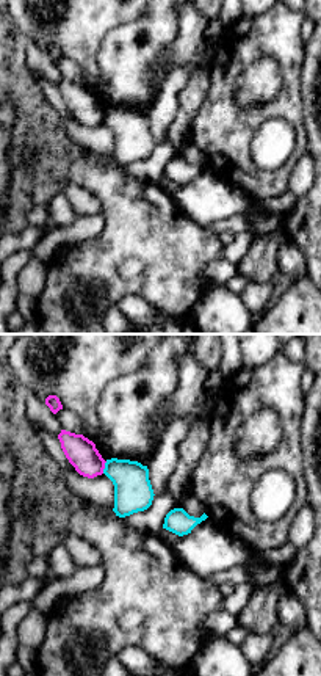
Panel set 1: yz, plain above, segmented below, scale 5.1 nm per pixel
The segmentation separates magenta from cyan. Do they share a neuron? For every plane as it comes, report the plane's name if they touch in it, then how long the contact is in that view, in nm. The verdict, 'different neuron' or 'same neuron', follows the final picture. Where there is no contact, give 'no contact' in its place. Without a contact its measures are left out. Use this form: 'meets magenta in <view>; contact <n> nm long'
meets magenta in yz; contact 70 nm long

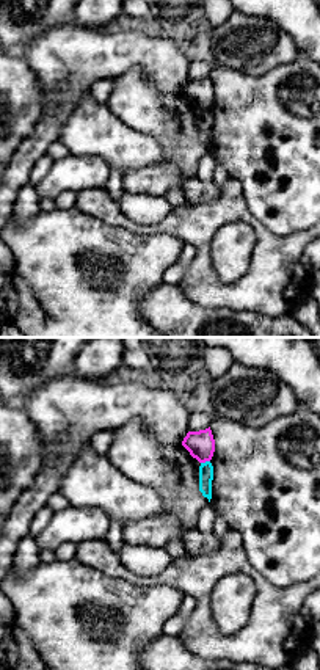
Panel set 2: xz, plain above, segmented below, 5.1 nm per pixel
meets magenta in xz; contact 50 nm long

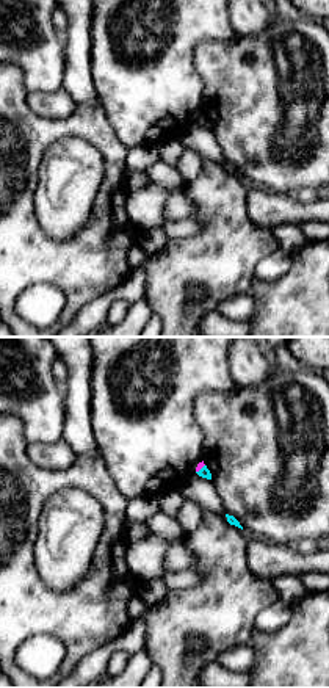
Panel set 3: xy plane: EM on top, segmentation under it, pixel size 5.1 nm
meets magenta in xy; contact 60 nm long

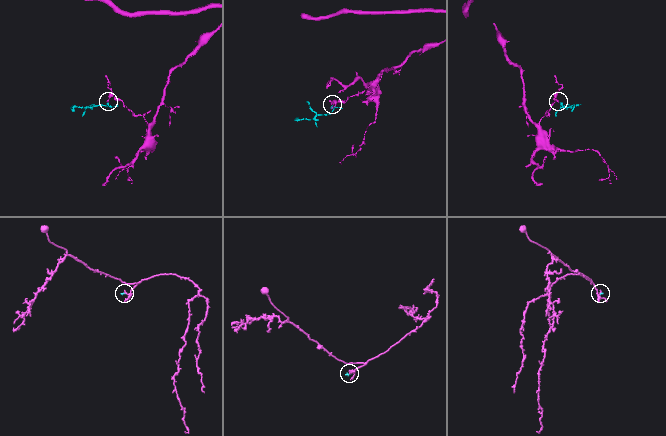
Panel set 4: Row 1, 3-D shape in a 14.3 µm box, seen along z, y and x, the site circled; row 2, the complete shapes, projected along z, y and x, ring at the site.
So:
different neuron

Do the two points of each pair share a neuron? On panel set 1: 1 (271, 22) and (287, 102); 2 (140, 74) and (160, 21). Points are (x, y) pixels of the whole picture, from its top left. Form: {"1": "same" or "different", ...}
{"1": "same", "2": "same"}

